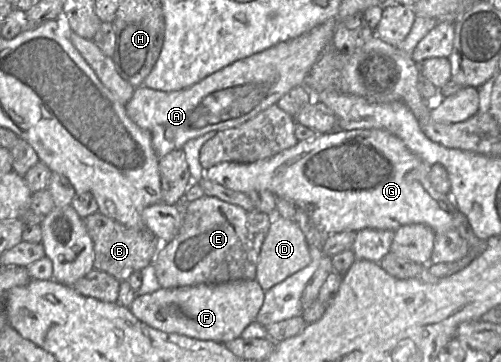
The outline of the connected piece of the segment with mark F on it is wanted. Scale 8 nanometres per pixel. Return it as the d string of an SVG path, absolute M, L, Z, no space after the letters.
M256 279L237 280L175 288L161 287L153 293L136 296L129 309L136 318L157 330L224 344L240 337L243 330L255 320L264 302L264 297L265 291Z

